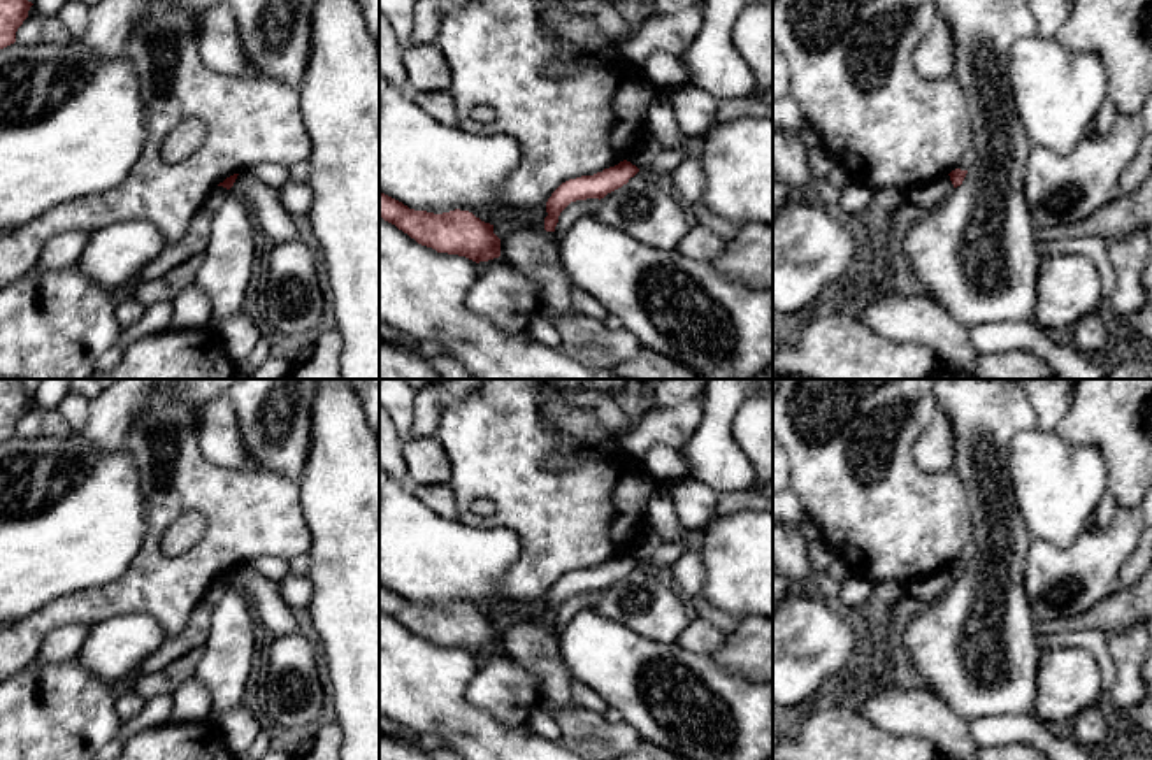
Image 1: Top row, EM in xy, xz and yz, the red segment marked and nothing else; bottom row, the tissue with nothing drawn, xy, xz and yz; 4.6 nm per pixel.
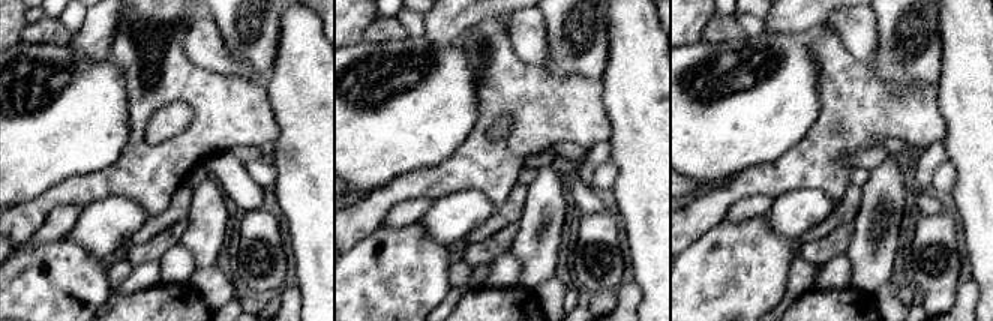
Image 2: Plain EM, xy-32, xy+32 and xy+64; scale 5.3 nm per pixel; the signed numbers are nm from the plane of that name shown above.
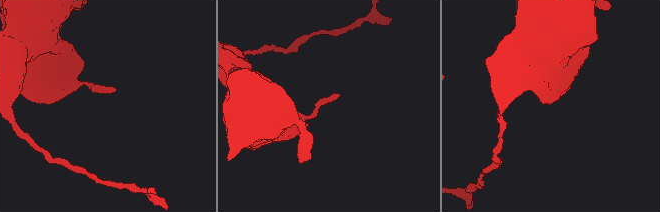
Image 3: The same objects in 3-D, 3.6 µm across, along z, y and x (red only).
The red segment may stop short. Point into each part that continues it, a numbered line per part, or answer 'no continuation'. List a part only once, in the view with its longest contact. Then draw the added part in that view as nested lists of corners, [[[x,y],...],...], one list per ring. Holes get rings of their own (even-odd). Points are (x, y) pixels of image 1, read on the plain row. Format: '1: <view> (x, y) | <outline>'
no continuation

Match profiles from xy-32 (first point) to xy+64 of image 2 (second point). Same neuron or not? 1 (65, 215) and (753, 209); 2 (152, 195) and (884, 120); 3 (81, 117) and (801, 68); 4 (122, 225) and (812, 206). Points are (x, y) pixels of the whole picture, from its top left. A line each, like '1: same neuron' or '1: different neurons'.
1: same neuron
2: same neuron
3: same neuron
4: same neuron

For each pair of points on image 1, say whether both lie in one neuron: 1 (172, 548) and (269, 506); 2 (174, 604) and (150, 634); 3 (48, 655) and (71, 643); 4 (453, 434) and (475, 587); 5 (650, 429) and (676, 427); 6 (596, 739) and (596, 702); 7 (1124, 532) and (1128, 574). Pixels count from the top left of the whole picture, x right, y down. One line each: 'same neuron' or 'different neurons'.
1: different neurons
2: different neurons
3: same neuron
4: different neurons
5: same neuron
6: different neurons
7: different neurons

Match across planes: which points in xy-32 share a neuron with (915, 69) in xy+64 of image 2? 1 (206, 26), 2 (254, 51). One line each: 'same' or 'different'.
1: different
2: same

